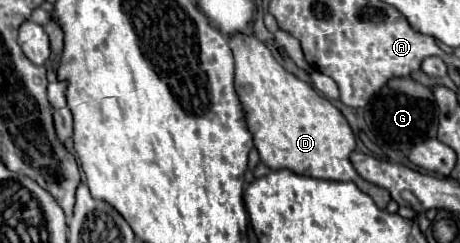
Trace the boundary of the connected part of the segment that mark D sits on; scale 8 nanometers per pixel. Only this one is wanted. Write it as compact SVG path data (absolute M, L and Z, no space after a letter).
M231 35L229 47L235 57L235 91L261 161L275 171L289 169L315 179L351 181L367 193L377 207L385 209L391 201L389 191L361 179L349 161L349 153L355 151L355 135L339 109L317 95L309 83L285 71L255 35Z

